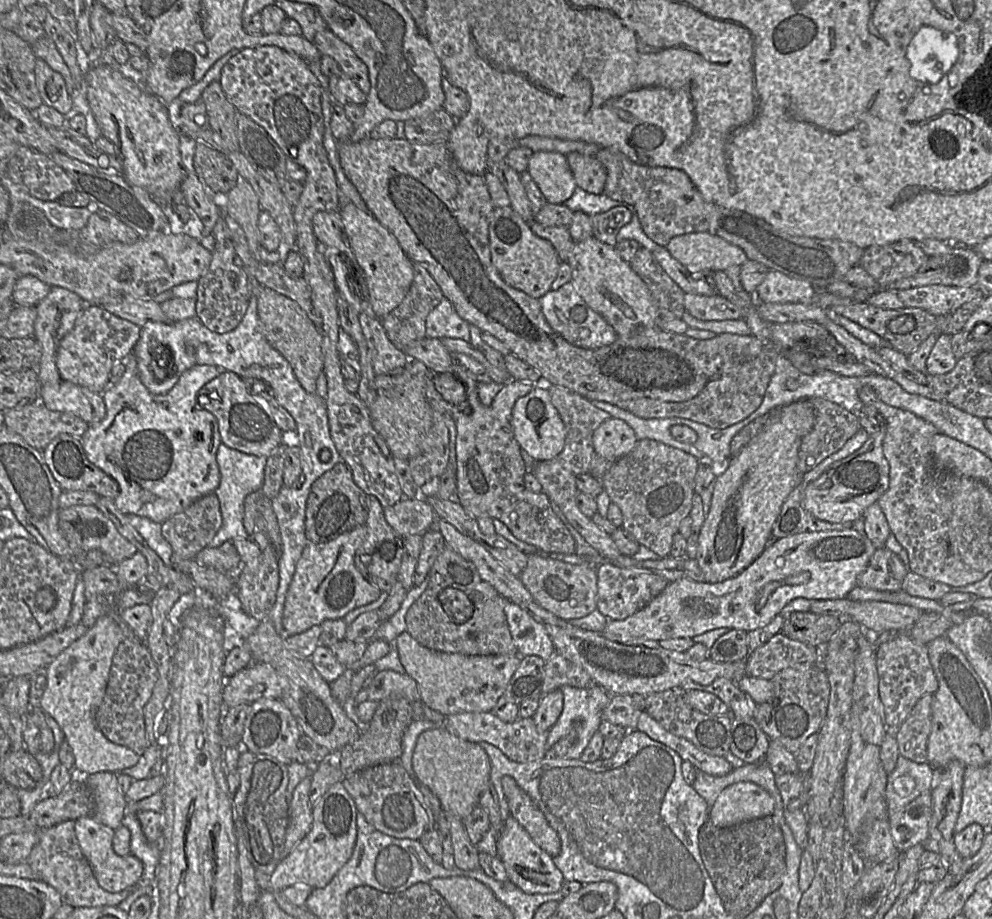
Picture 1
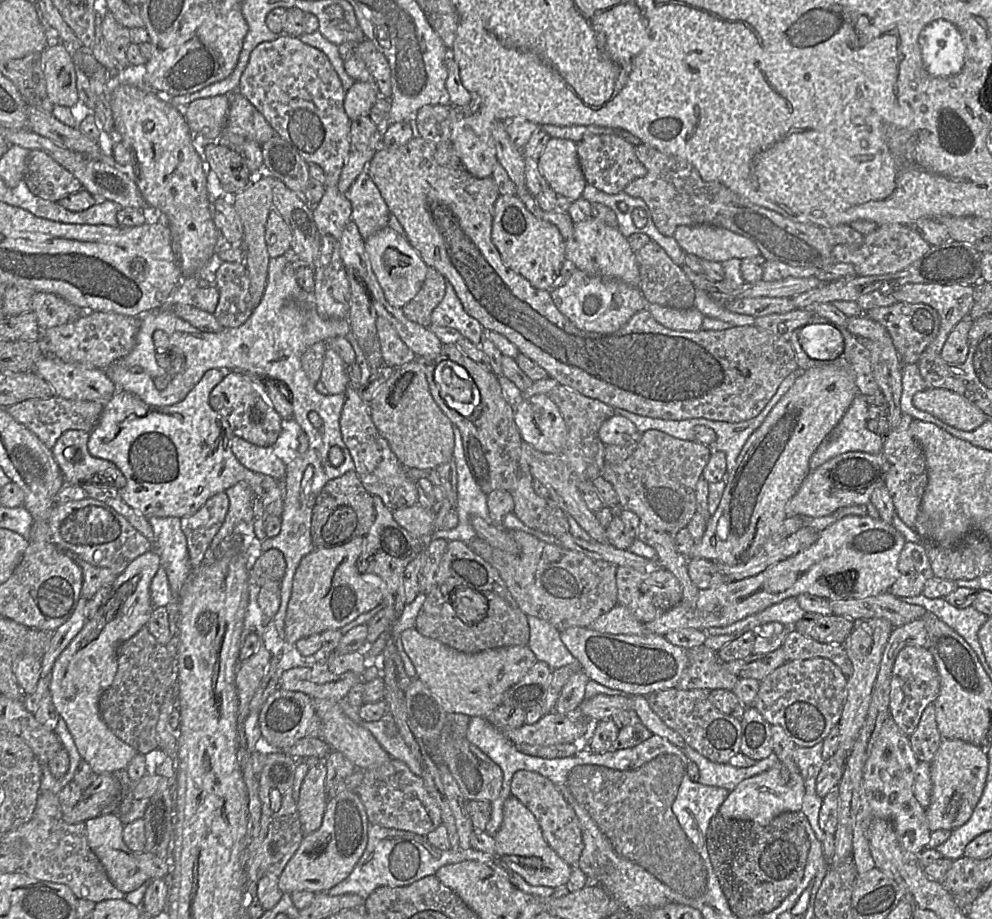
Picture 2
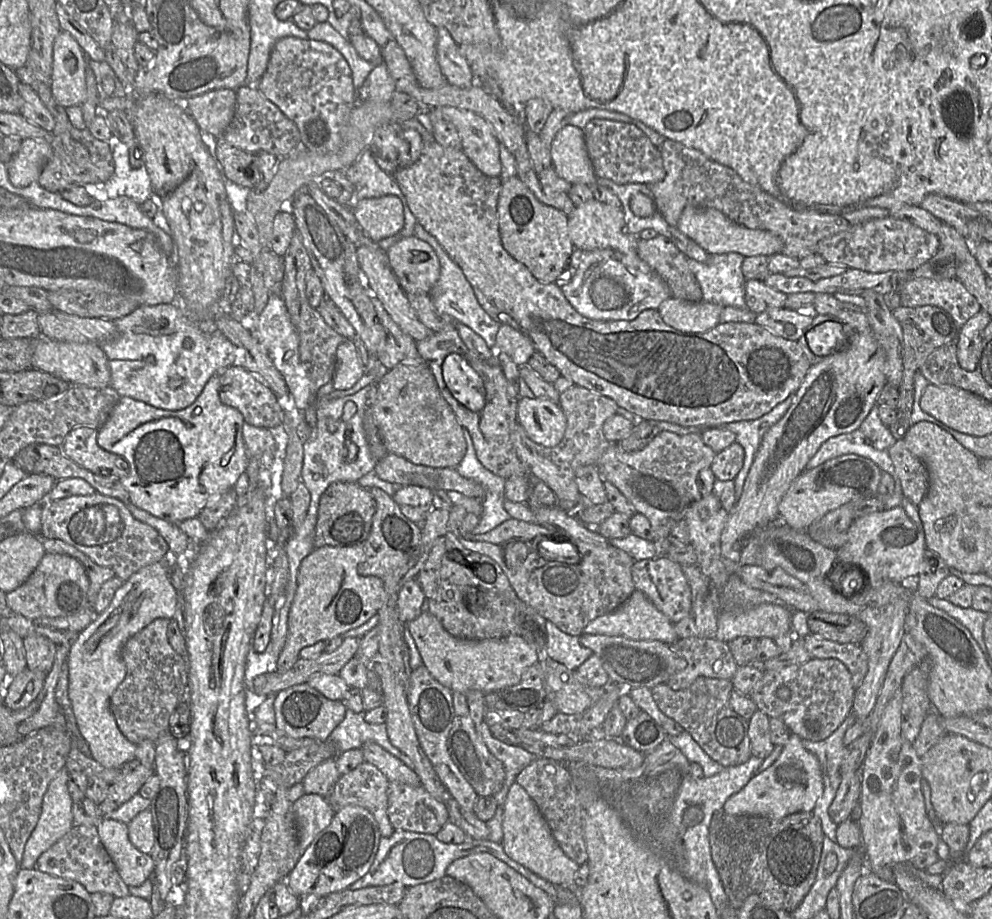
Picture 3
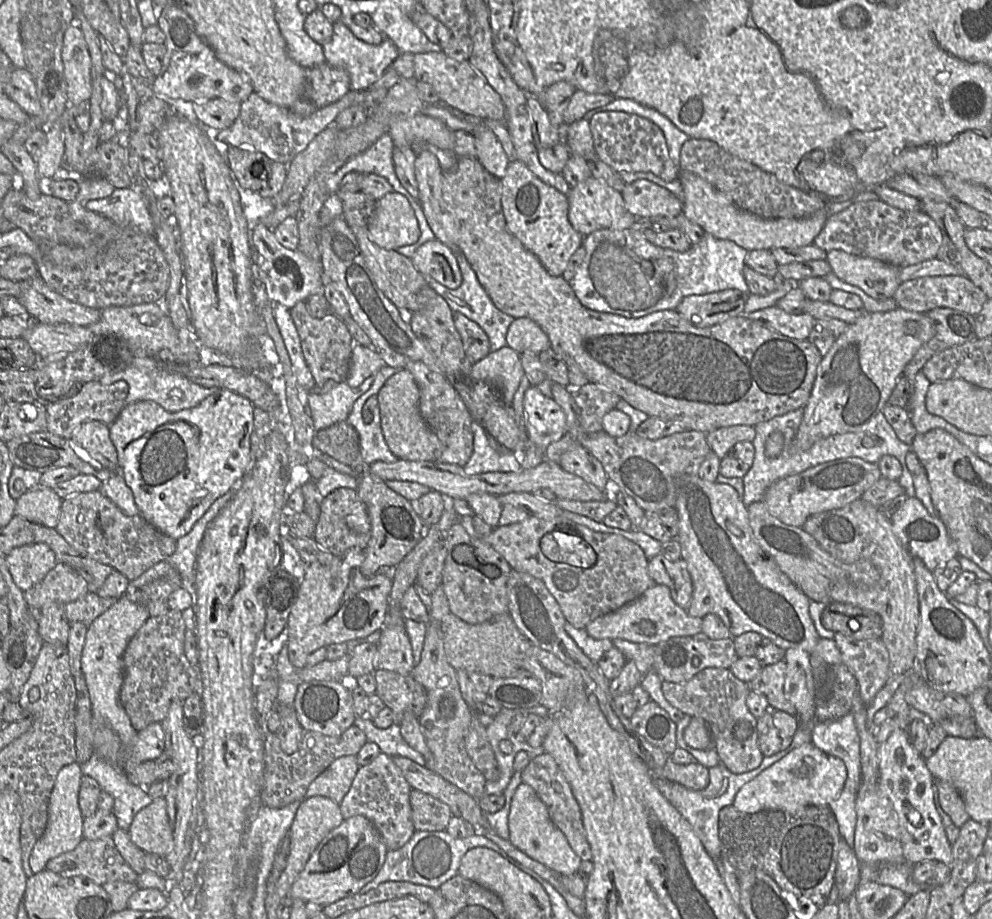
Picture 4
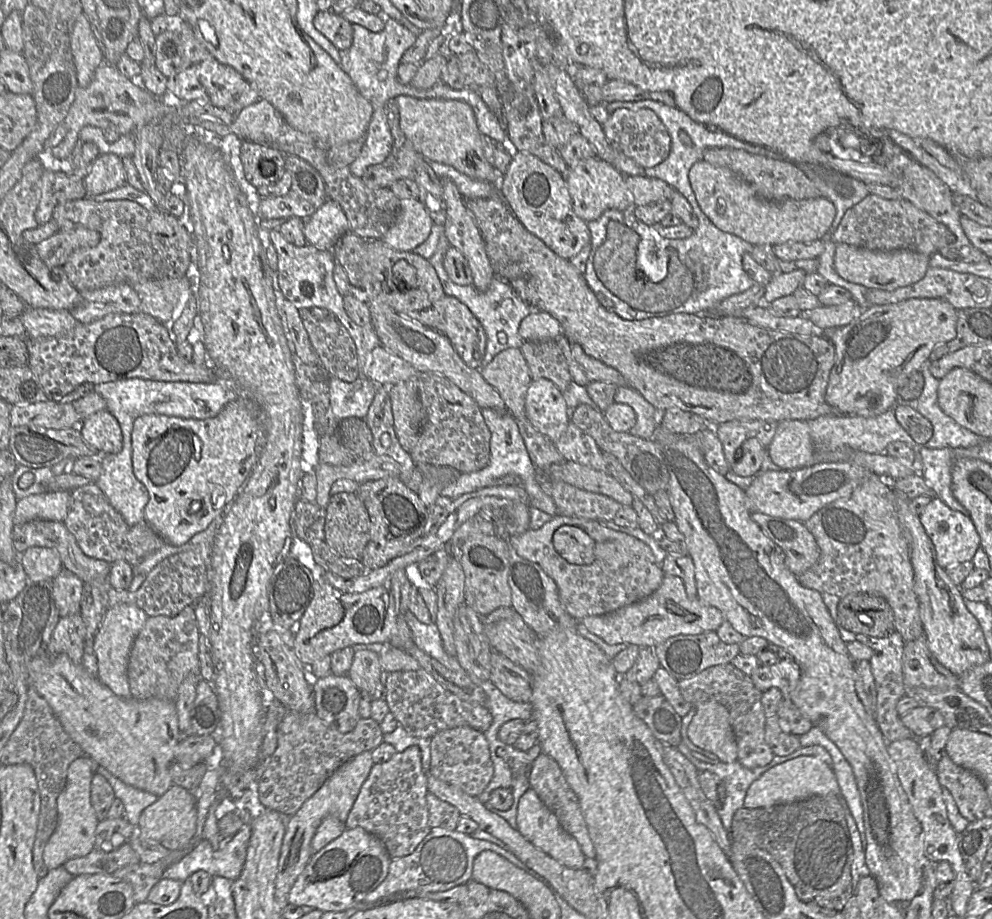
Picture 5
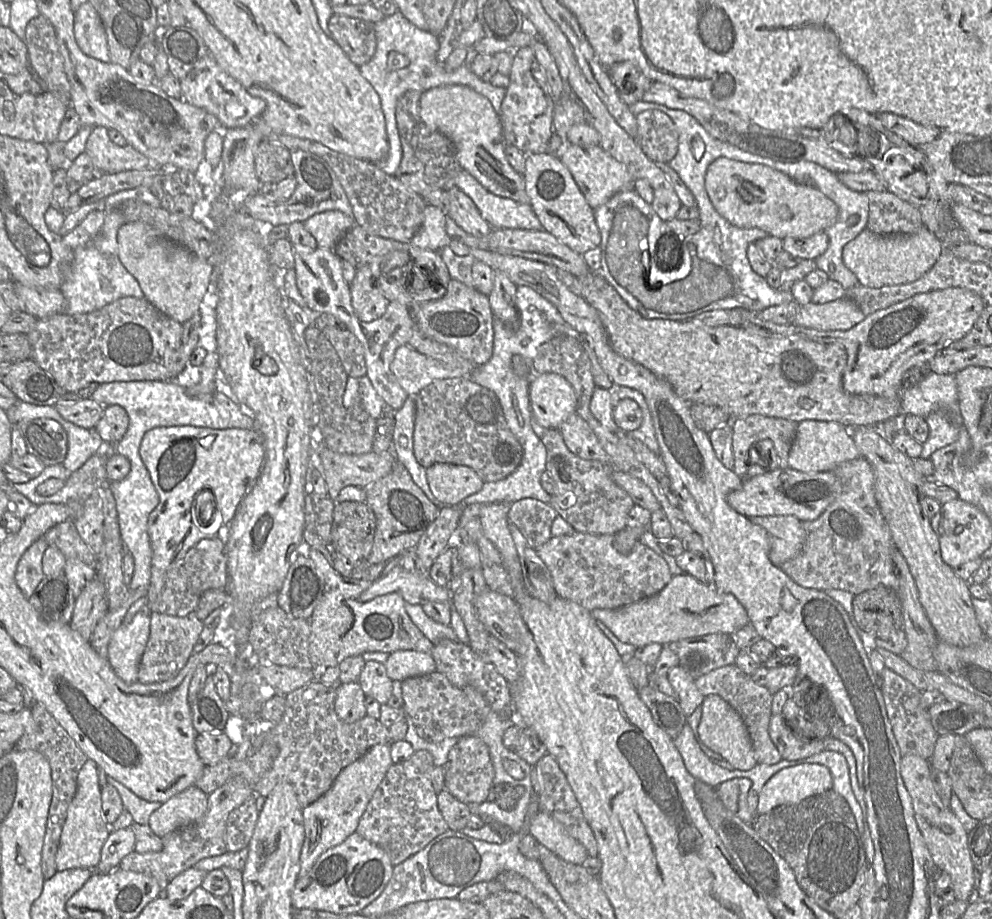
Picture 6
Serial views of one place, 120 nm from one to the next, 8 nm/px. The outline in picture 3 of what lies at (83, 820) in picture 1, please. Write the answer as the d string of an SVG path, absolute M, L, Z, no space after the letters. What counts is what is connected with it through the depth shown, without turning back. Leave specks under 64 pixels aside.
M105 818L98 826L99 838L128 887L140 886L150 878L155 863L149 854L139 851L129 840L128 826Z

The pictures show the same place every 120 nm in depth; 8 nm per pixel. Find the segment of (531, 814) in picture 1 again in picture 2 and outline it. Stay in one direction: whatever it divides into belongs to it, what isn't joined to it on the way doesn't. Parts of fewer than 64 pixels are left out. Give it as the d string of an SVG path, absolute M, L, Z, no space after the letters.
M519 770L512 777L510 791L535 816L548 845L566 863L576 866L584 847L579 820L553 782L539 773Z

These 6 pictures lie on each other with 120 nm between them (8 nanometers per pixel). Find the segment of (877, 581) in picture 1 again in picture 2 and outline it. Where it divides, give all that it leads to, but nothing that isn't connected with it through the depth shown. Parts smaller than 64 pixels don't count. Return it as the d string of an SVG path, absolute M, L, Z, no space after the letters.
M906 542L898 569L900 576L888 591L900 598L920 595L927 580L935 577L922 542Z

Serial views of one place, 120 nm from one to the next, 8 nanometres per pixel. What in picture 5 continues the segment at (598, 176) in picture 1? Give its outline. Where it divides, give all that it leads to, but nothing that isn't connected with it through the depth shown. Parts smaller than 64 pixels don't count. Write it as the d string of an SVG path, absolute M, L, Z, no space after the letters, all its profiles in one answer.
M650 109L614 110L602 127L608 143L614 150L622 152L644 168L652 168L662 163L670 153L671 136L661 119Z

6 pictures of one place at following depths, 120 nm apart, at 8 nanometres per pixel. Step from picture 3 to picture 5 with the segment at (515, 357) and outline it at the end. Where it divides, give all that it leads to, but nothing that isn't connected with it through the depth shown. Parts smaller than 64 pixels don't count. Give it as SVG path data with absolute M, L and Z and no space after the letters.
M536 311L521 321L518 332L525 342L554 340L561 337L562 327L549 313Z

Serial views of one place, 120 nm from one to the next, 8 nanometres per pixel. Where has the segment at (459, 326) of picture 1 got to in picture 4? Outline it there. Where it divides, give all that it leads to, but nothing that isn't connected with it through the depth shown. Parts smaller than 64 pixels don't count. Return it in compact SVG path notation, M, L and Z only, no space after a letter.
M445 244L455 255L461 274L462 283L457 289L450 289L433 279L427 279L428 284L433 290L442 296L453 312L459 312L468 319L476 322L486 333L490 342L490 352L494 352L506 346L506 334L514 318L500 311L492 302L484 288L477 280L476 274L464 256L455 253L450 245Z

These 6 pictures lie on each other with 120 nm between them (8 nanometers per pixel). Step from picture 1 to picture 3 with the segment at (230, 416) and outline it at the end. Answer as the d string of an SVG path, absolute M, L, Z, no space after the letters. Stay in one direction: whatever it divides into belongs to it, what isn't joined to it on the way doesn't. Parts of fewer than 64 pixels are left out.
M229 366L218 373L220 377L219 399L243 415L247 424L271 429L284 423L285 404L263 381L240 366Z

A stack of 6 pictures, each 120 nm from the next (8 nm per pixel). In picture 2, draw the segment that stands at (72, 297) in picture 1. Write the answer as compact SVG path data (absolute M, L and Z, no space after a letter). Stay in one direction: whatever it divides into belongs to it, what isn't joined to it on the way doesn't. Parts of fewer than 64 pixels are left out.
M35 292L32 310L36 313L41 331L68 323L83 313L81 309L63 298L45 292Z

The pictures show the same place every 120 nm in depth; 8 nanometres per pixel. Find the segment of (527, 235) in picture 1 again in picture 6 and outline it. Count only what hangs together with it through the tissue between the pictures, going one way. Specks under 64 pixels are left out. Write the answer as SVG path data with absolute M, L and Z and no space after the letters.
M527 154L525 171L522 176L528 204L538 218L543 231L553 235L581 255L595 247L600 247L601 234L595 221L594 210L587 203L571 172L559 155Z

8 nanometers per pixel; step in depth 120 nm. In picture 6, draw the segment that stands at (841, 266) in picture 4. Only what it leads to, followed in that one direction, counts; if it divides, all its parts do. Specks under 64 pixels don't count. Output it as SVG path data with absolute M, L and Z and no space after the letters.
M926 226L913 234L892 235L875 234L865 228L844 246L842 261L861 285L881 288L907 284L921 278L934 266L943 249L942 242Z

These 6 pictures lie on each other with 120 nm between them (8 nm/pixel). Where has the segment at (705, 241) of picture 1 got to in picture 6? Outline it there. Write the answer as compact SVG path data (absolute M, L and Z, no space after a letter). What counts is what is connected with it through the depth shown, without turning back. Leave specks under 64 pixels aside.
M727 157L715 159L705 176L707 194L717 212L740 228L760 228L779 238L806 238L834 224L839 213L835 202L817 187L799 183L787 174L759 163Z

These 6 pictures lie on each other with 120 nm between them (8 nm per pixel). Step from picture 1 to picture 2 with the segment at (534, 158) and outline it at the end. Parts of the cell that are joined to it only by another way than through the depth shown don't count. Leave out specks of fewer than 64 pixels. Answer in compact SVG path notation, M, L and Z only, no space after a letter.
M551 138L538 158L538 168L548 186L570 201L581 197L587 181L582 172L577 143Z

